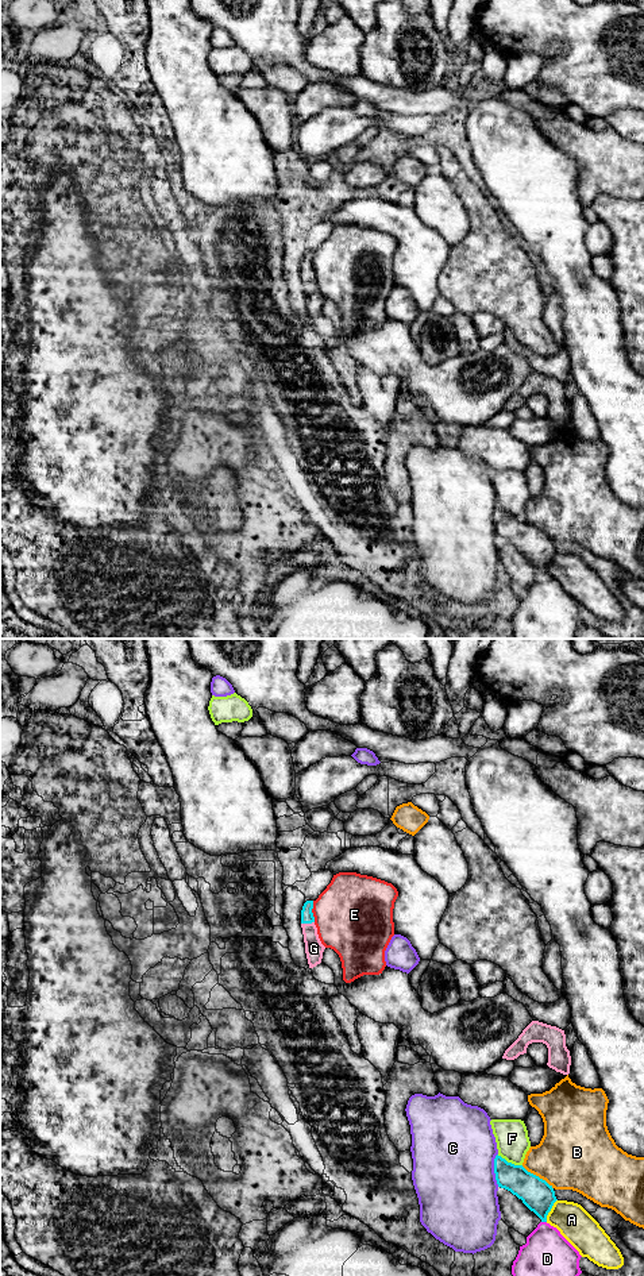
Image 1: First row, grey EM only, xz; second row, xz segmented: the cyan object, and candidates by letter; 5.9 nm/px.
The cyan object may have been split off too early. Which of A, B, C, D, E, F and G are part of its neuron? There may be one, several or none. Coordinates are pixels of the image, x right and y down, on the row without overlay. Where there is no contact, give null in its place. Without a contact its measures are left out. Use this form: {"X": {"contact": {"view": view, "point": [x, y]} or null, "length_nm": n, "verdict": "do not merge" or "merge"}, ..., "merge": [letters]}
{"A": {"contact": {"view": "xz", "point": [550, 562]}, "length_nm": 150, "verdict": "do not merge"}, "B": {"contact": {"view": "xz", "point": [538, 528]}, "length_nm": 240, "verdict": "do not merge"}, "C": {"contact": {"view": "xz", "point": [494, 521]}, "length_nm": 200, "verdict": "do not merge"}, "D": {"contact": {"view": "xz", "point": [544, 573]}, "length_nm": 30, "verdict": "do not merge"}, "E": {"contact": {"view": "xz", "point": [311, 263]}, "length_nm": 130, "verdict": "do not merge"}, "F": {"contact": {"view": "xz", "point": [509, 515]}, "length_nm": 170, "verdict": "do not merge"}, "G": {"contact": {"view": "xz", "point": [307, 274]}, "length_nm": 80, "verdict": "merge"}, "merge": ["G"]}

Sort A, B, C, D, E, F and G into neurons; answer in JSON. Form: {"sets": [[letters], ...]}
{"sets": [["A"], ["B"], ["C"], ["D"], ["E"], ["F"], ["G"]]}

